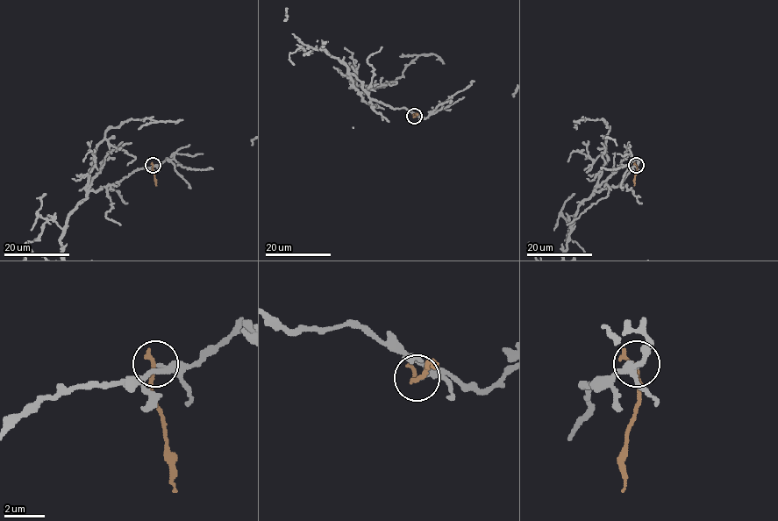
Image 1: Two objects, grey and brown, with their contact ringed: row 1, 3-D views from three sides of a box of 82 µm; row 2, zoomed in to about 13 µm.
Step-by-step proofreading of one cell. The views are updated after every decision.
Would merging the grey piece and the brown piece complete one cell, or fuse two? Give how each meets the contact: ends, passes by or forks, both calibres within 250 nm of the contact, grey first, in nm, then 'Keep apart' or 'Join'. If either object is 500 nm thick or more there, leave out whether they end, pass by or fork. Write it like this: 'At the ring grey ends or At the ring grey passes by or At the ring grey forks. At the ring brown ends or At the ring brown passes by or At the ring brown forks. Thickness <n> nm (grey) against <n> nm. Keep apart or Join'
At the ring grey passes by. At the ring brown ends. Thickness 220 nm (grey) against 220 nm. Keep apart

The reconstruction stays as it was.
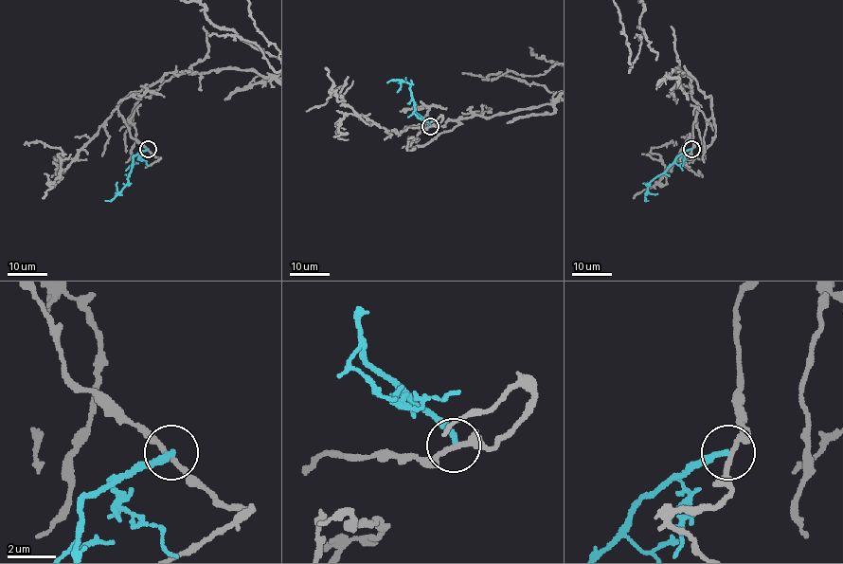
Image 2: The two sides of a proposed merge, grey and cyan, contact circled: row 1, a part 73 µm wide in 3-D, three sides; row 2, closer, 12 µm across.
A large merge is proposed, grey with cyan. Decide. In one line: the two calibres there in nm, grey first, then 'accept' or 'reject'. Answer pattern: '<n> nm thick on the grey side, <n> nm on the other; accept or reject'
190 nm thick on the grey side, 240 nm on the other; reject

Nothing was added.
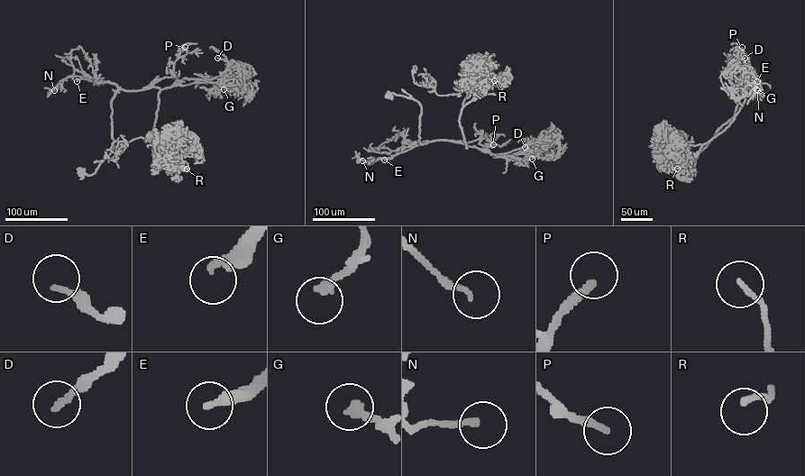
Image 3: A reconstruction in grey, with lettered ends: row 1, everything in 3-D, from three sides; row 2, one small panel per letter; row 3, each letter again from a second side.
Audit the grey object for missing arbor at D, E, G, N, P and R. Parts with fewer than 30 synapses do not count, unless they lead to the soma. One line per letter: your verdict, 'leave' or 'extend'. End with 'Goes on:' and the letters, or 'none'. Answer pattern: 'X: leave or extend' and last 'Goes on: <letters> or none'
D: leave
E: extend
G: leave
N: extend
P: extend
R: leave
Goes on: E, N, P

